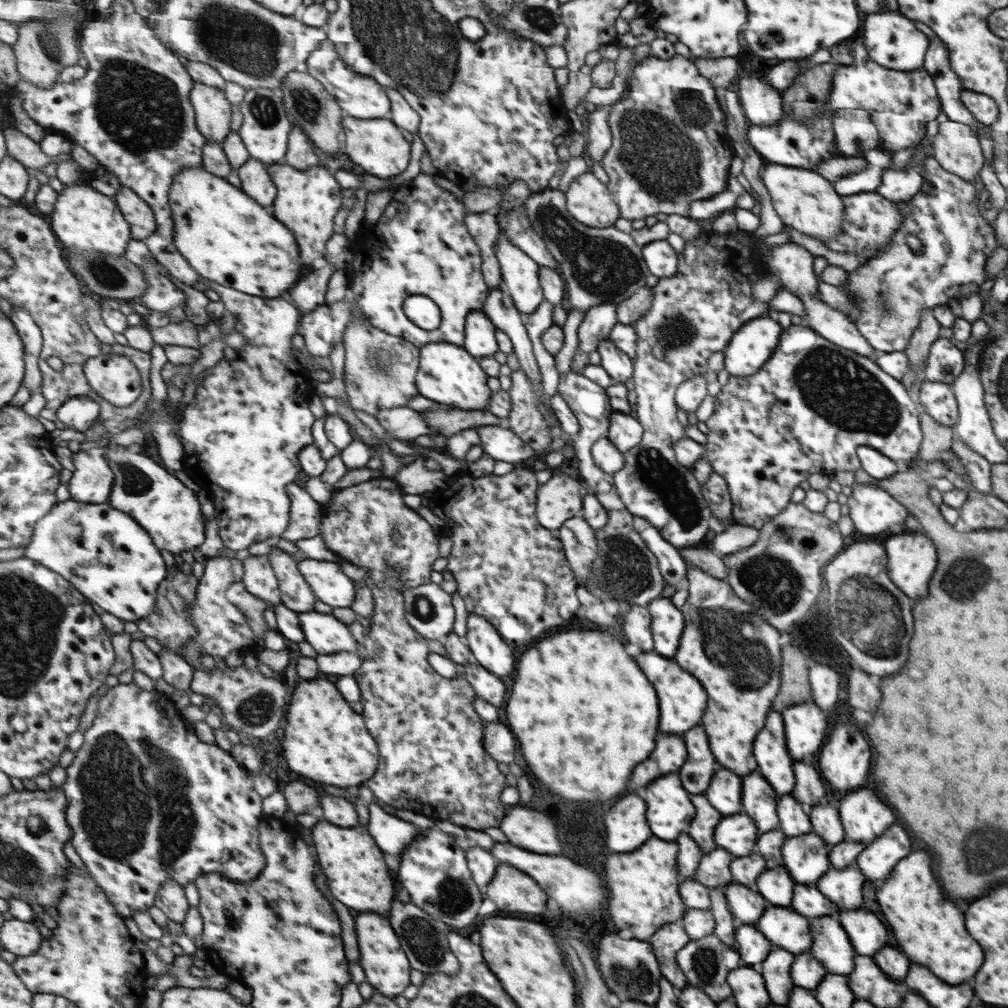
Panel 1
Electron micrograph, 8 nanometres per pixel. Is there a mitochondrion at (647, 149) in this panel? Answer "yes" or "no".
yes

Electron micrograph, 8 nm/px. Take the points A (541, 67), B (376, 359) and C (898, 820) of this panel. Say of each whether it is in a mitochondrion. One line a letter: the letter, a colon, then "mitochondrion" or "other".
A: other
B: mitochondrion
C: other

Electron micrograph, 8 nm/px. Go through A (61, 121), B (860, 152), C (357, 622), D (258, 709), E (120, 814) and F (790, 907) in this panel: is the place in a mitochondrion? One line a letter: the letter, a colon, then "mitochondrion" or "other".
A: other
B: other
C: other
D: mitochondrion
E: mitochondrion
F: other

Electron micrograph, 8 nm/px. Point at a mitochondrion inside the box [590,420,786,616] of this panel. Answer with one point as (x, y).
(677, 499)

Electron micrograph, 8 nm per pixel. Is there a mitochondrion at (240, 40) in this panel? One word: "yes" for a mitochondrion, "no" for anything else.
yes

